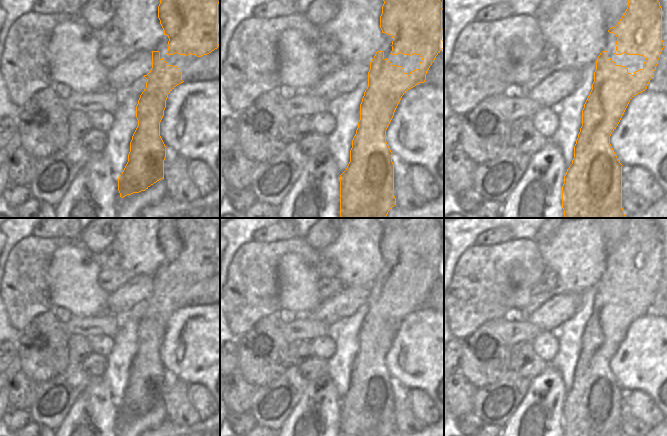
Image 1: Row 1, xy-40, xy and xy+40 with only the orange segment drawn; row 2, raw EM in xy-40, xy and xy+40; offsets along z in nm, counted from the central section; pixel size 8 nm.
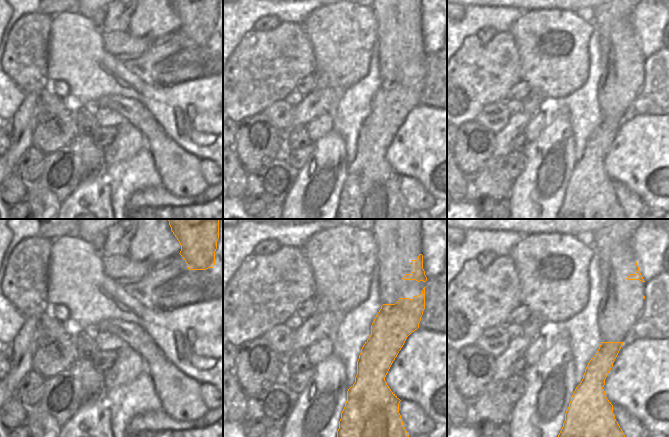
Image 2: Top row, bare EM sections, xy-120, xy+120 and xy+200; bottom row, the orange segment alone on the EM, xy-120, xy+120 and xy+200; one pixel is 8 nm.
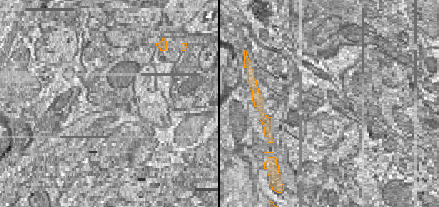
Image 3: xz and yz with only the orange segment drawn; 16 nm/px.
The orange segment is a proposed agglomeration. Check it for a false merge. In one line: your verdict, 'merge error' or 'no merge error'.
no merge error

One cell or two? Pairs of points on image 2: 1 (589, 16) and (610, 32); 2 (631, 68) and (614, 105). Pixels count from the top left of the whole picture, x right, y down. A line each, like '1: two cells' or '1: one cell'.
1: two cells
2: one cell

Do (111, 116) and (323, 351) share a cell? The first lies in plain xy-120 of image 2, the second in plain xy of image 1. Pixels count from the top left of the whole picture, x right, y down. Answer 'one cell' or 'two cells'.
one cell

